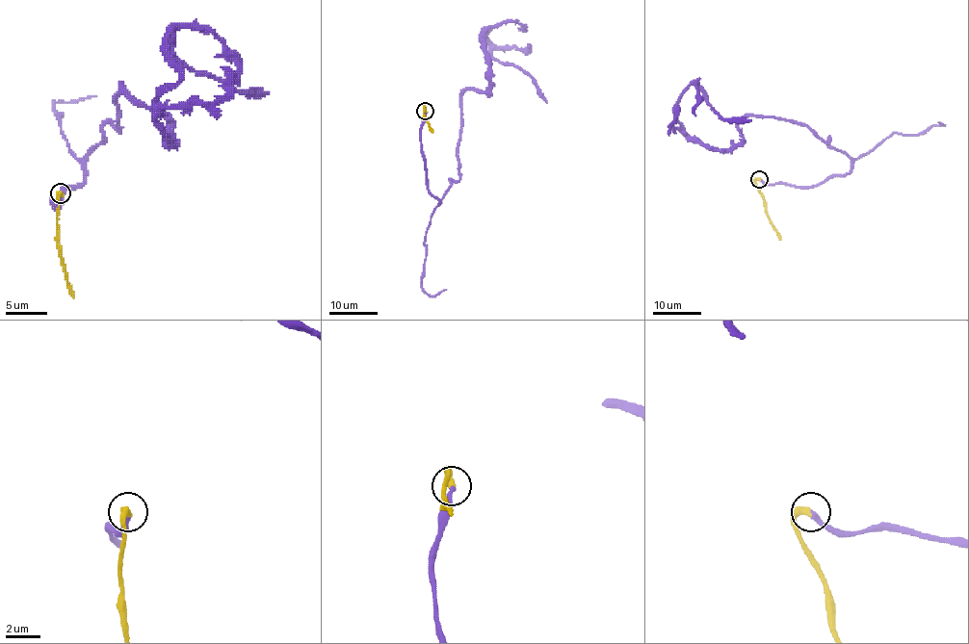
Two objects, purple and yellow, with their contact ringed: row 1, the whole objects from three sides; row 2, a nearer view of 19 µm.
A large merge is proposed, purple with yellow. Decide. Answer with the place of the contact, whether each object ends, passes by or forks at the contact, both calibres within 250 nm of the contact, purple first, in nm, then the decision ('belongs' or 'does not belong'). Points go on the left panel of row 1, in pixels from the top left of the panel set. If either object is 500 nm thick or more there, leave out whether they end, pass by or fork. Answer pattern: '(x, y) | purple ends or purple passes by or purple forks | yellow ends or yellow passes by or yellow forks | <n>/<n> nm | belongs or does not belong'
(60, 193) | purple ends | yellow ends | 280/440 nm | belongs

